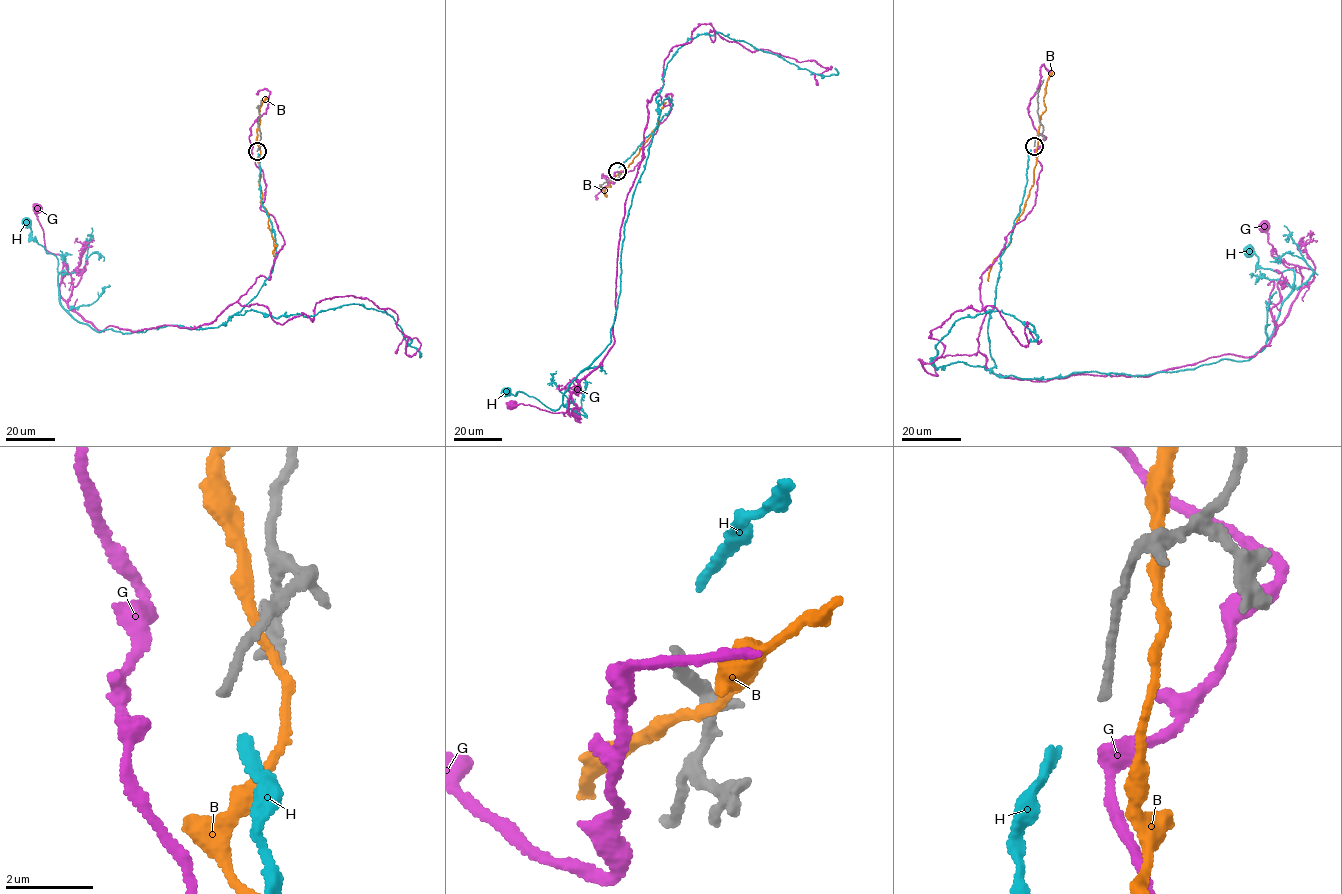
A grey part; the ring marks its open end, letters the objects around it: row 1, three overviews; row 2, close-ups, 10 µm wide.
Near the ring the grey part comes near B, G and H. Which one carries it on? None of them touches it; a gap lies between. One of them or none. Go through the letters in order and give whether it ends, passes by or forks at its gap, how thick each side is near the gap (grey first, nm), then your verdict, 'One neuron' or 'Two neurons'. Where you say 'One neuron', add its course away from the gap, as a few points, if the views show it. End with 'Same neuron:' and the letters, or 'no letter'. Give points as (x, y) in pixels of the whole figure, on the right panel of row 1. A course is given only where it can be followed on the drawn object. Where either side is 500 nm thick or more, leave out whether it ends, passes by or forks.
B: It passes by. Thickness 200 nm (grey) against 180 nm. Two neurons
G: It passes by. Thickness 200 nm (grey) against 380 nm. Two neurons
H: It ends there. Thickness 200 nm (grey) against 240 nm. One neuron. Its course: (1031, 149), (990, 314), (1000, 376), (1144, 376), (1249, 360), (1265, 346), (1294, 273), (1255, 266), (1249, 250)
Same neuron: H

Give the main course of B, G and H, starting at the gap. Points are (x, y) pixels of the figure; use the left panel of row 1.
B: (260, 152), (257, 161), (261, 169), (261, 203), (267, 211), (274, 256)
G: (253, 153), (261, 209), (284, 242), (270, 278), (191, 329), (102, 331), (70, 309), (37, 208)
H: (257, 153), (274, 265), (256, 296), (217, 327), (97, 332), (61, 305), (58, 260), (38, 244), (27, 222)

